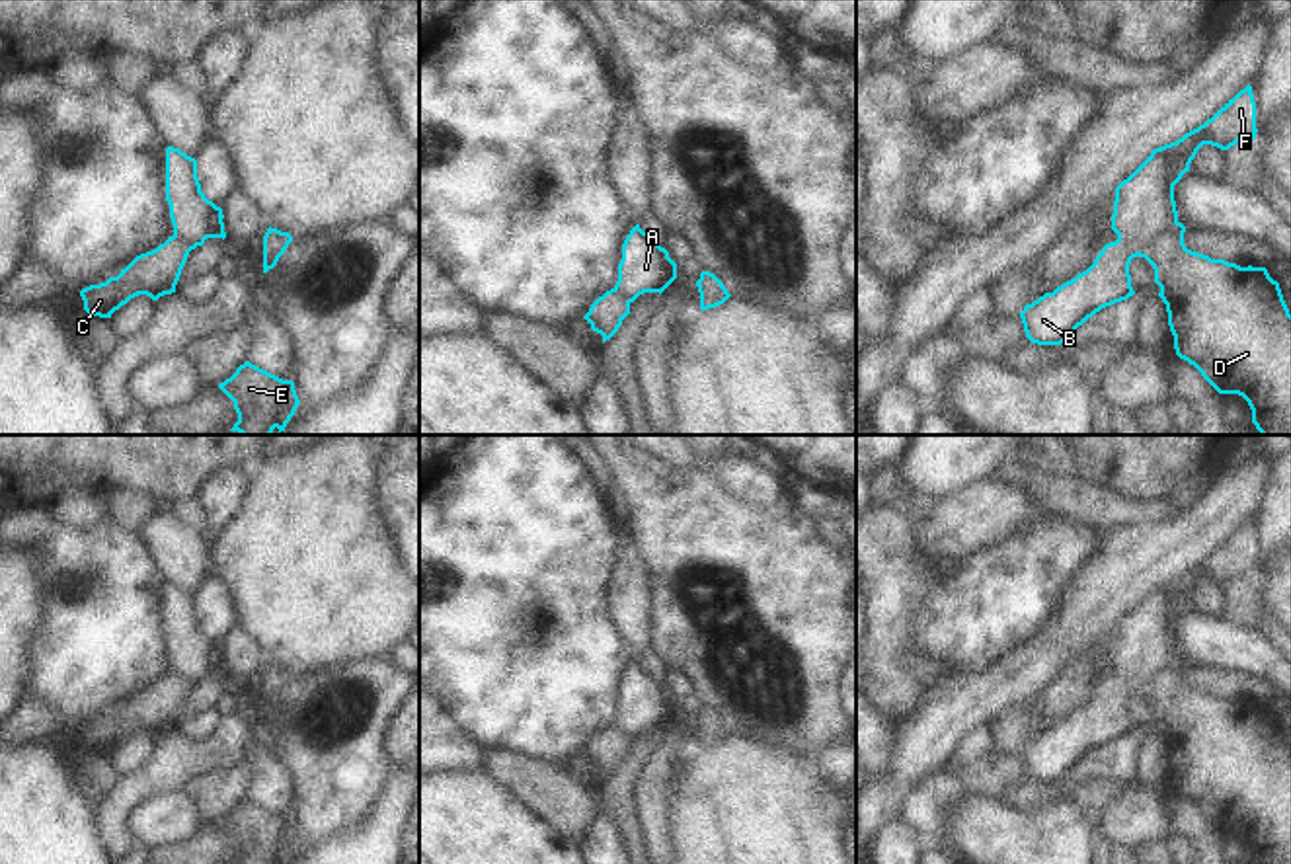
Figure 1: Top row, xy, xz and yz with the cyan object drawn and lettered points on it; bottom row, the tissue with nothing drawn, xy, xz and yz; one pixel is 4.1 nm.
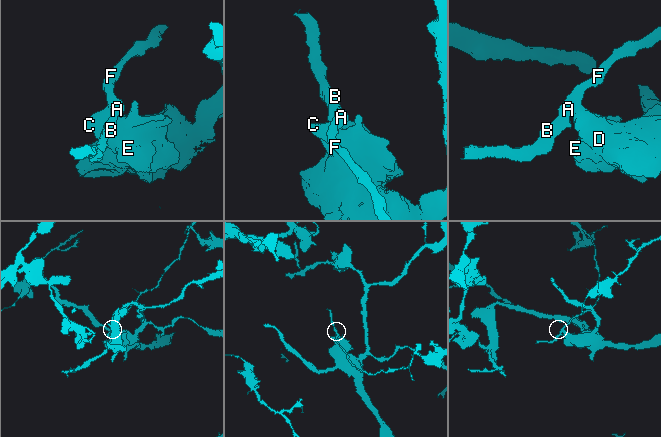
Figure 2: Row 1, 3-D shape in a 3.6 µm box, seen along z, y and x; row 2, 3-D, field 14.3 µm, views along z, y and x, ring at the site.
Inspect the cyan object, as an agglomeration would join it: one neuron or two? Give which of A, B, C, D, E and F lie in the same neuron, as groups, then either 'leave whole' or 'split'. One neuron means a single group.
groups A B F / C D E; split

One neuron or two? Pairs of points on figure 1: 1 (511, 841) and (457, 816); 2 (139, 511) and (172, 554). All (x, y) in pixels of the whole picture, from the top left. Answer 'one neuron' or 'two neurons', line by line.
1: one neuron
2: two neurons

